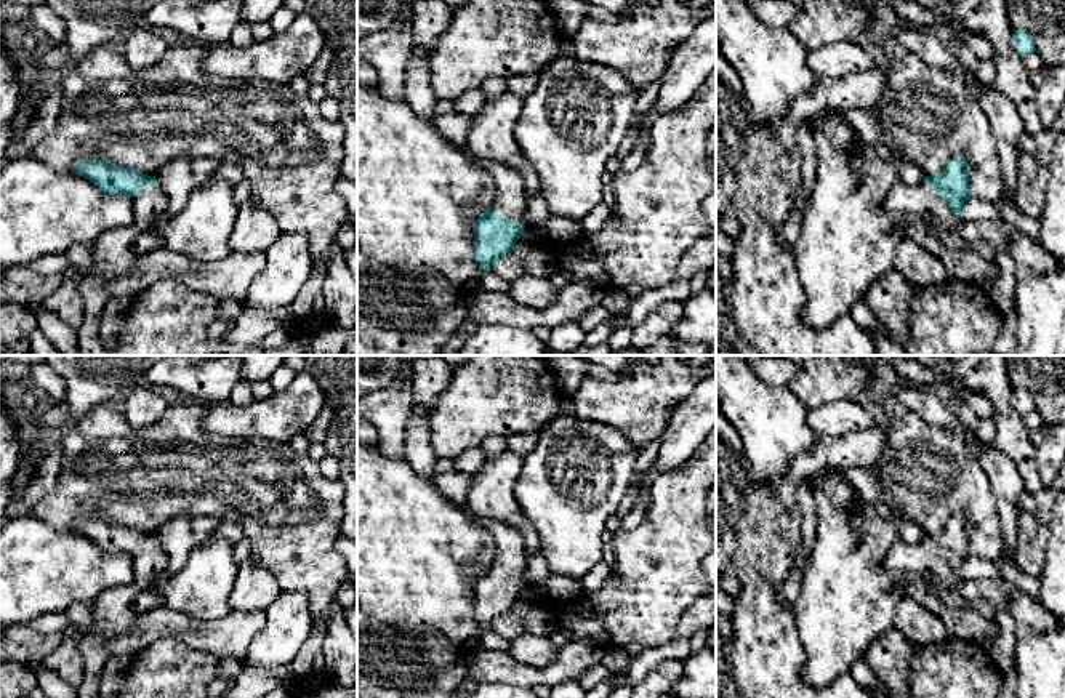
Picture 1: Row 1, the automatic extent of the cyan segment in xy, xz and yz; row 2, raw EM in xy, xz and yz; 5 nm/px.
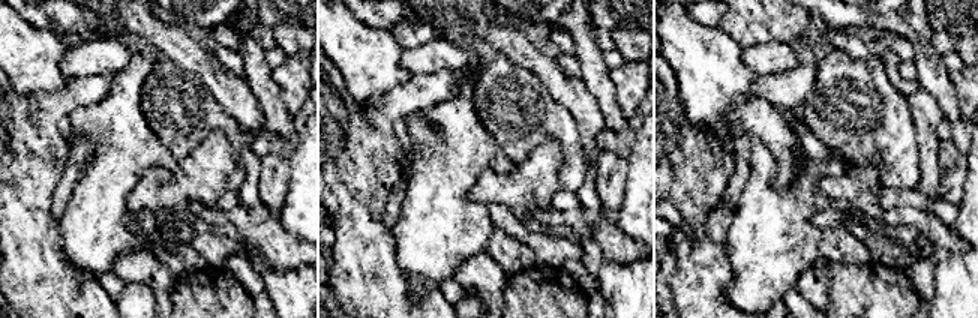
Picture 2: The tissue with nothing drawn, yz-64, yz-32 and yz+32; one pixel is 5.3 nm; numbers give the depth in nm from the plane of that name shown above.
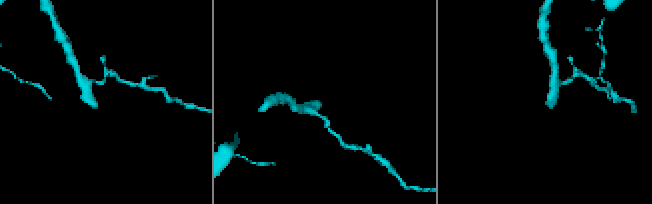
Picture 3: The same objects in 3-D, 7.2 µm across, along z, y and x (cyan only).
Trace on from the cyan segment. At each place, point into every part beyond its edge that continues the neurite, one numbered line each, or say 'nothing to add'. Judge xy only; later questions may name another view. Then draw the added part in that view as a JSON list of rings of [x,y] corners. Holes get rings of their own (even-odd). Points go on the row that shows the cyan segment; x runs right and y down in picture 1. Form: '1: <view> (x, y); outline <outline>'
1: xy (112, 253); outline [[[159,183],[144,187],[133,197],[135,221],[128,226],[106,231],[93,243],[93,266],[90,272],[96,282],[112,283],[131,271],[138,258],[133,251],[133,240],[144,226],[163,218],[167,207],[168,197]]]

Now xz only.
1: xz (508, 189); outline [[[474,158],[474,163],[492,176],[492,207],[503,215],[506,221],[520,223],[527,208],[525,184],[522,176],[495,160]]]

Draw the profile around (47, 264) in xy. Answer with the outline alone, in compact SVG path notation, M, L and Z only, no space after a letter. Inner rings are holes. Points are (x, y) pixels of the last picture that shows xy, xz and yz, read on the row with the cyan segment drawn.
M43 255L34 259L29 267L42 275L62 274L69 263L64 255Z

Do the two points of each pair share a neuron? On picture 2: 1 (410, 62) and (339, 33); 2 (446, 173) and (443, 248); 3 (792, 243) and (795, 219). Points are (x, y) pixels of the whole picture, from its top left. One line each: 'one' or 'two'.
1: two
2: one
3: one

